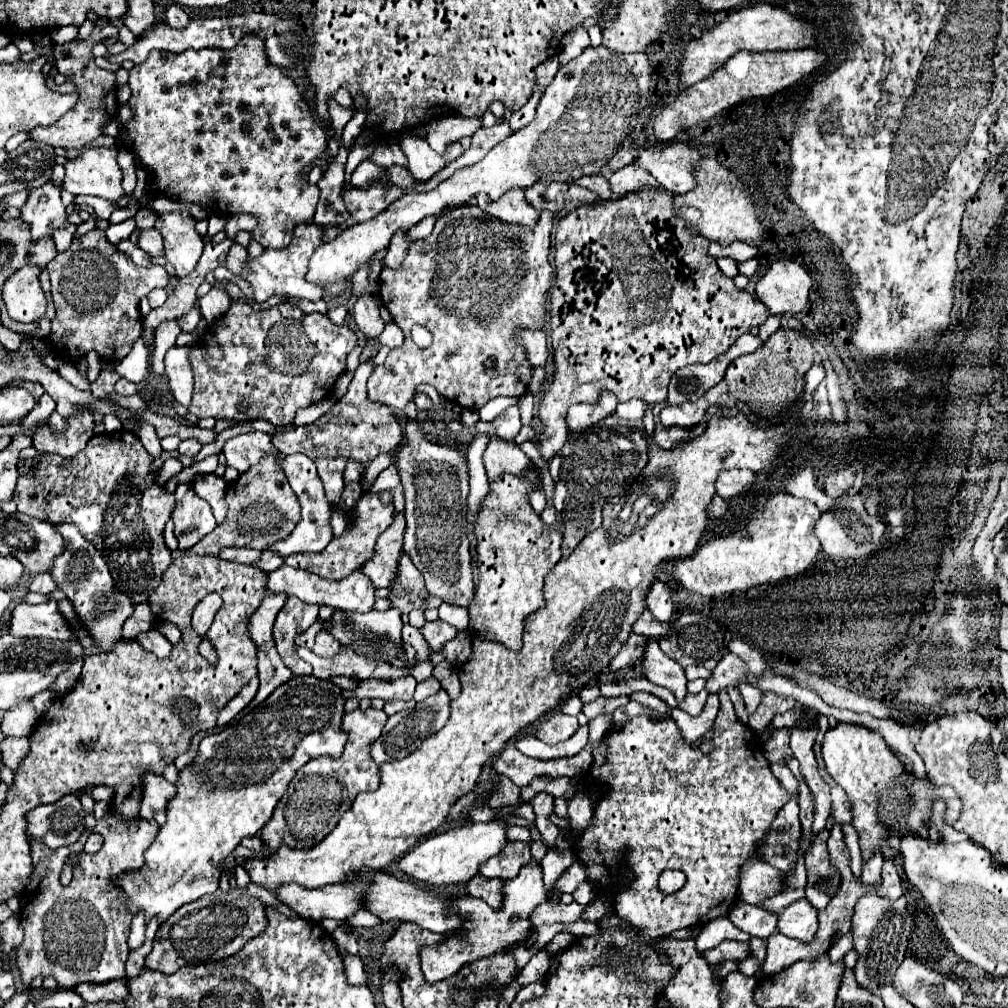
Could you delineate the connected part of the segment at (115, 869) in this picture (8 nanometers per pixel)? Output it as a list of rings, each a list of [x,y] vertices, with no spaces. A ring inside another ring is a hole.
[[[108,810],[90,830],[90,834],[98,832],[104,838],[102,848],[94,854],[82,852],[88,838],[86,834],[64,850],[50,850],[44,844],[30,842],[34,872],[22,896],[24,920],[20,920],[20,926],[24,928],[24,940],[16,948],[16,966],[26,986],[30,986],[36,976],[52,976],[64,990],[74,990],[84,982],[104,984],[126,978],[126,960],[130,954],[128,934],[136,914],[126,910],[126,896],[120,892],[120,886],[114,884],[114,878],[144,866],[144,852],[154,842],[158,830],[156,820],[138,820],[136,828],[120,828],[116,816]],[[72,852],[80,854],[80,862],[74,868],[72,882],[62,886],[60,872],[66,856]]]

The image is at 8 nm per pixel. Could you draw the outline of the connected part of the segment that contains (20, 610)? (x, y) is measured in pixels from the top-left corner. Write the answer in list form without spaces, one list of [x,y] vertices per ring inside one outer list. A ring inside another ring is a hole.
[[[56,602],[48,604],[18,604],[10,620],[12,636],[74,640],[74,630],[58,610]]]

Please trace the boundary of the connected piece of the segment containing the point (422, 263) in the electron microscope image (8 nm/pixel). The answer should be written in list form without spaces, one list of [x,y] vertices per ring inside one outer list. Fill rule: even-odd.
[[[478,204],[458,206],[440,216],[434,232],[428,238],[410,244],[410,252],[400,270],[384,268],[380,274],[380,296],[394,322],[404,330],[406,340],[400,348],[394,348],[386,362],[370,376],[368,398],[392,410],[404,410],[404,406],[414,396],[416,386],[420,384],[434,386],[444,398],[468,410],[480,410],[488,400],[500,394],[520,398],[530,386],[532,364],[524,344],[514,338],[514,330],[544,328],[546,296],[554,274],[554,268],[548,262],[554,220],[556,212],[542,210],[536,226],[528,230],[520,224],[506,224],[494,216],[484,214]],[[414,324],[428,326],[432,332],[434,340],[430,348],[420,350],[410,340],[410,328]]]

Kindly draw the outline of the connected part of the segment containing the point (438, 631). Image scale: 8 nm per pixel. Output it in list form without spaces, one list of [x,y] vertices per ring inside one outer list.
[[[436,620],[436,622],[426,622],[426,626],[422,626],[420,632],[424,634],[424,638],[426,638],[426,642],[430,644],[432,650],[438,650],[440,646],[444,646],[444,642],[452,640],[452,638],[458,634],[458,630],[456,630],[454,626],[444,624],[444,622],[440,622],[440,620]]]

